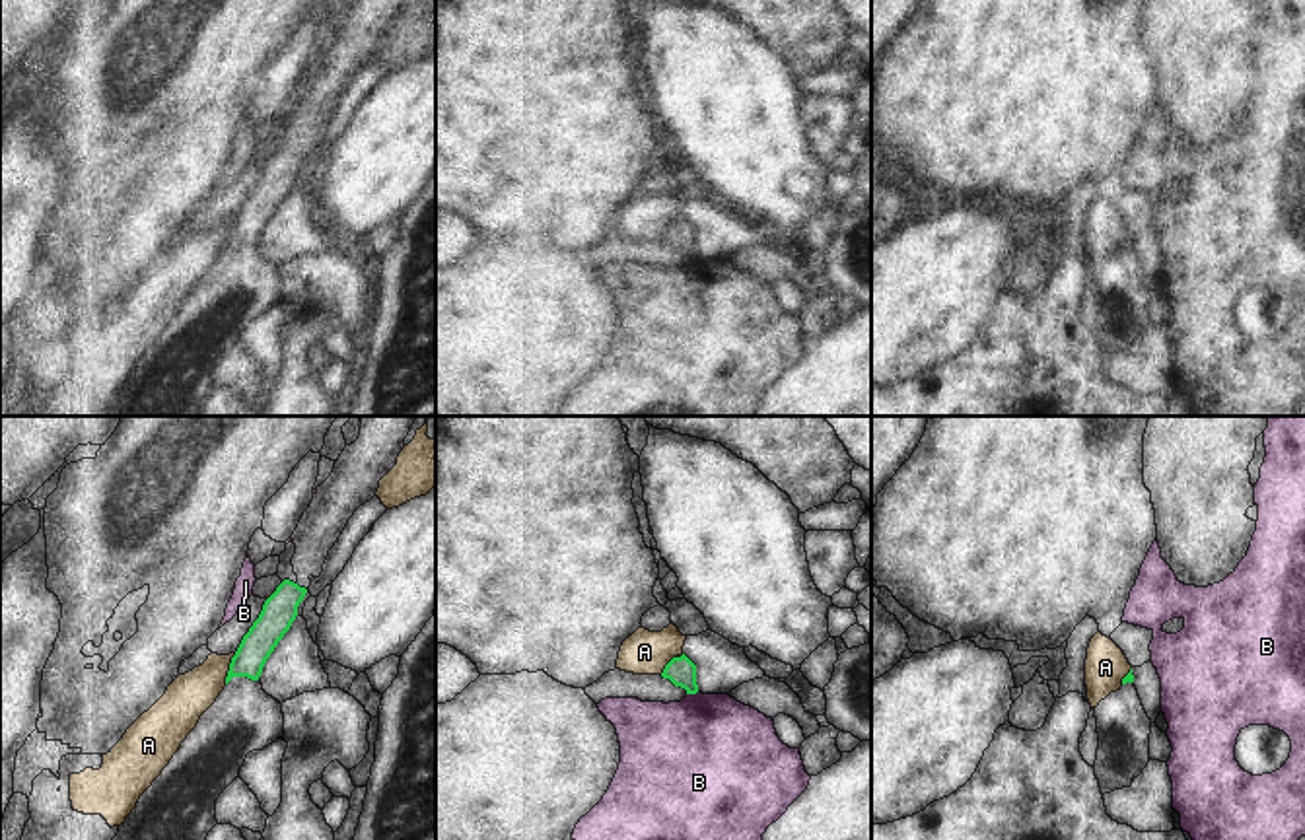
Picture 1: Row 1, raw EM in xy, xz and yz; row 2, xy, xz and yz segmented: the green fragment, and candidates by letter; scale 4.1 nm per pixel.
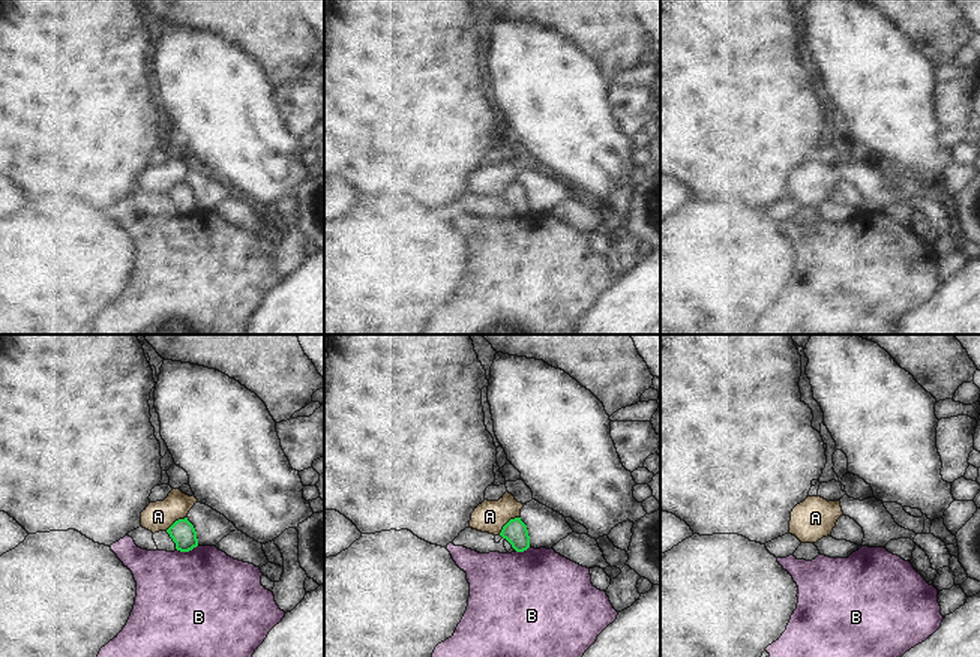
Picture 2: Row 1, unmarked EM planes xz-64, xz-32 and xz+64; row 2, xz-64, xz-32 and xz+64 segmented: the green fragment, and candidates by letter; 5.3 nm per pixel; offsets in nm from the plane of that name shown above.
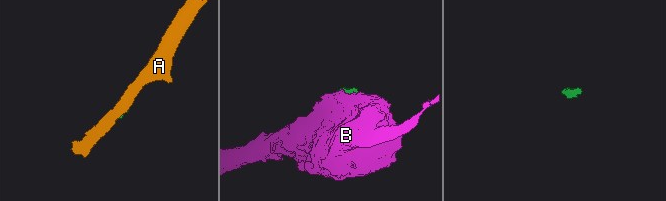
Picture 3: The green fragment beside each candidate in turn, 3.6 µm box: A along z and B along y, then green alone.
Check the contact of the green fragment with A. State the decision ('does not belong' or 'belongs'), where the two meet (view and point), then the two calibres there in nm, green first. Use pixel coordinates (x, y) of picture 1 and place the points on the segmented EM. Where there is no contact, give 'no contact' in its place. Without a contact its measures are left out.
does not belong; meets green in xy at (230, 669); 140 nm thick on the green side, 180 nm on the other

